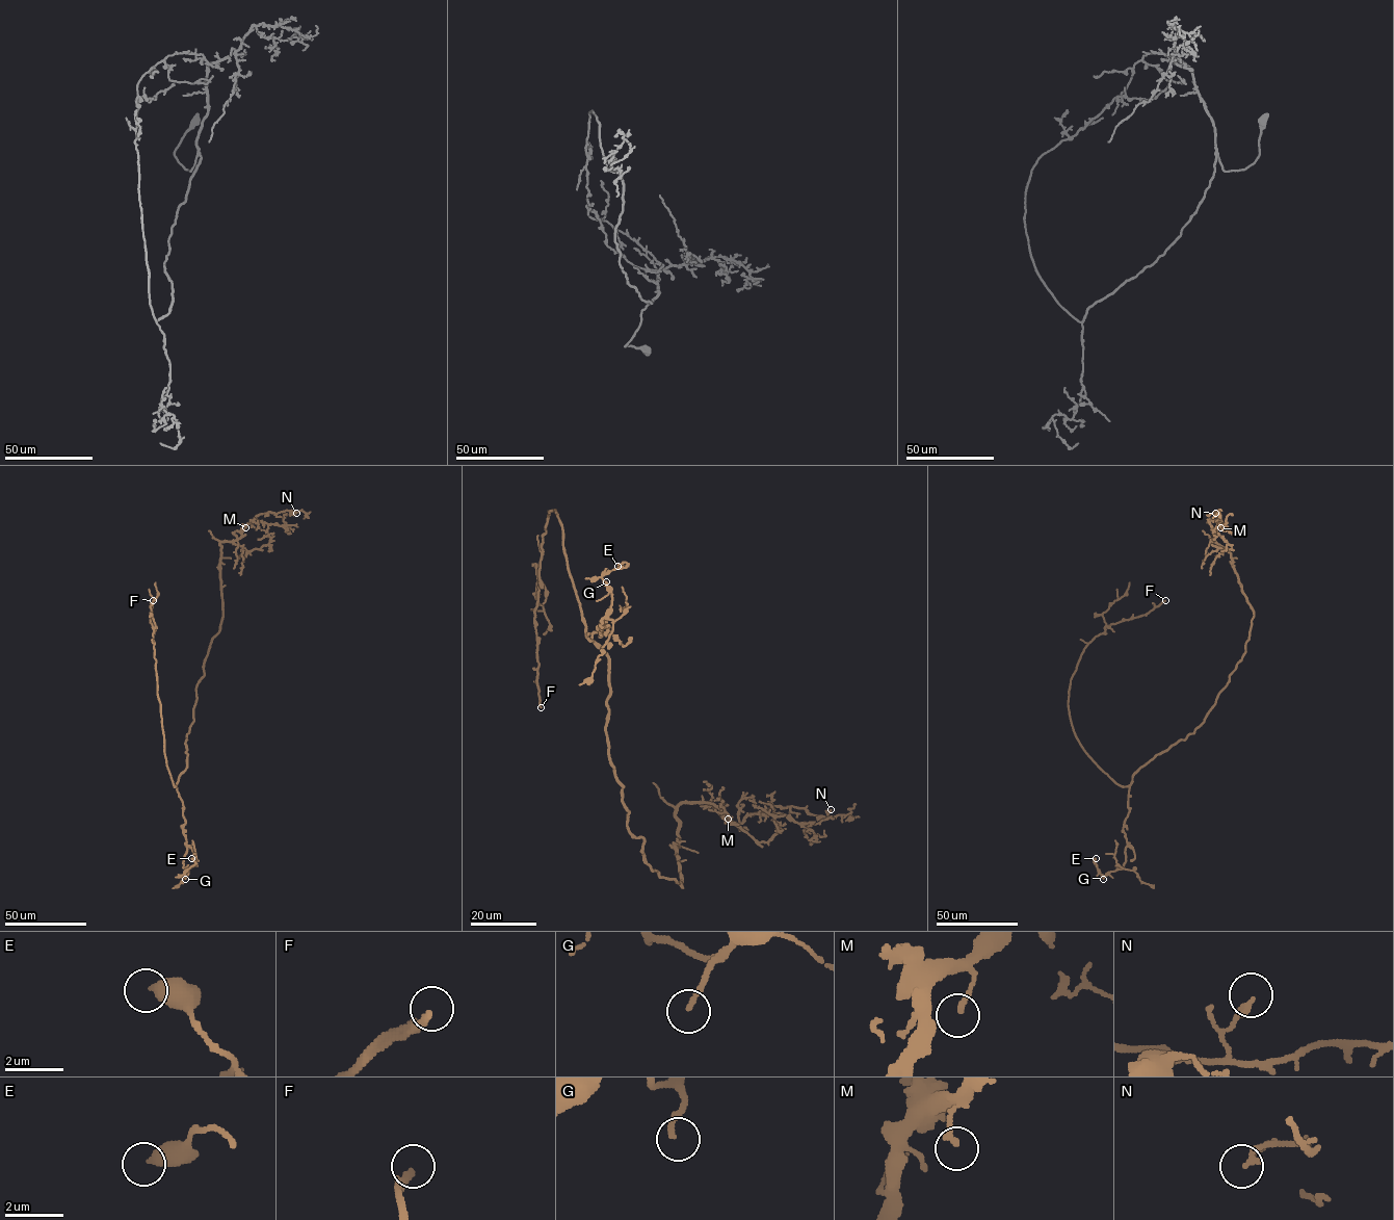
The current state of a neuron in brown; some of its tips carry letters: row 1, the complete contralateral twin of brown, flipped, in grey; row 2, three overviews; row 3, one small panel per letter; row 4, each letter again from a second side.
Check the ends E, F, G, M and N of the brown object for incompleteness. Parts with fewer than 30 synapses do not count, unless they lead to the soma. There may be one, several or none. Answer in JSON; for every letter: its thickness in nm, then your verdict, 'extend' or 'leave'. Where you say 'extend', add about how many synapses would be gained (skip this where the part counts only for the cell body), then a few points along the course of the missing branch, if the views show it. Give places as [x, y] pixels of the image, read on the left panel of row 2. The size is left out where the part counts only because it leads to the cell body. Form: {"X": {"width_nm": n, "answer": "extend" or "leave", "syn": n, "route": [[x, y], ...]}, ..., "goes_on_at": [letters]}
{"E": {"width_nm": 480, "answer": "leave"}, "F": {"width_nm": 260, "answer": "extend", "syn": 200, "route": [[153, 600], [169, 572], [167, 561], [183, 548], [205, 546], [238, 561]]}, "G": {"width_nm": 190, "answer": "extend", "syn": 35, "route": [[185, 879], [201, 881], [195, 879]]}, "M": {"width_nm": 170, "answer": "leave"}, "N": {"width_nm": 180, "answer": "leave"}, "goes_on_at": ["F", "G"]}

